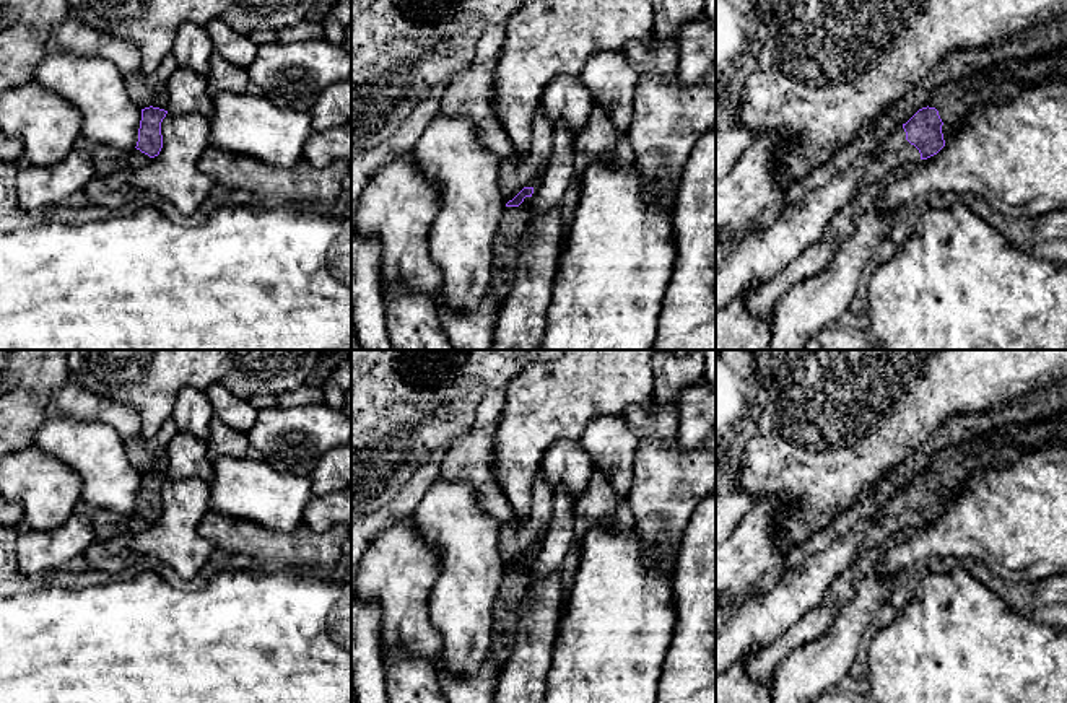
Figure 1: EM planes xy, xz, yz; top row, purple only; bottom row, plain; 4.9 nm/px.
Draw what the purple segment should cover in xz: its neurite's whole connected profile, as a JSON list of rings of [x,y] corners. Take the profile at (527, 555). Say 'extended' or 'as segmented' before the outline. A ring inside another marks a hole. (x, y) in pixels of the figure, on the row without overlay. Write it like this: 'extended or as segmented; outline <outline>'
extended; outline [[[524,552],[512,565],[506,568],[498,596],[493,602],[490,657],[498,664],[499,669],[516,646],[519,610],[525,591],[532,581],[532,558],[534,552]]]

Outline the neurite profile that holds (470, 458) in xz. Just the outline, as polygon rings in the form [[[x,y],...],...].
[[[498,421],[480,430],[470,428],[455,438],[441,462],[439,477],[470,485],[478,506],[501,527],[512,522],[516,514],[494,475],[493,438],[496,428]]]

